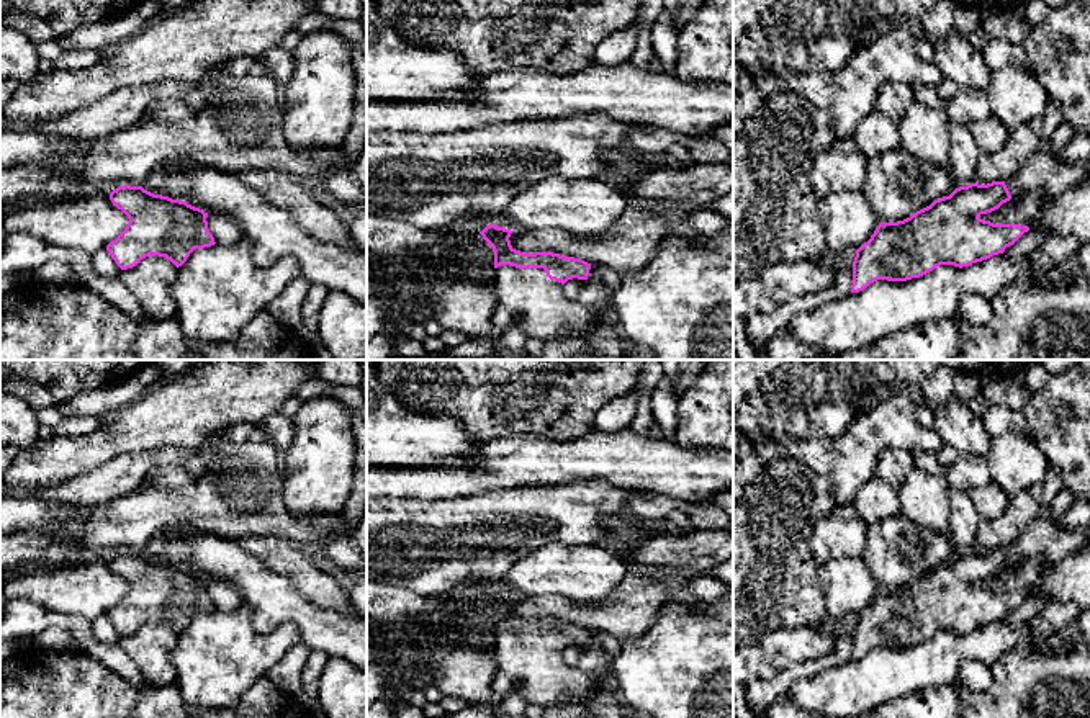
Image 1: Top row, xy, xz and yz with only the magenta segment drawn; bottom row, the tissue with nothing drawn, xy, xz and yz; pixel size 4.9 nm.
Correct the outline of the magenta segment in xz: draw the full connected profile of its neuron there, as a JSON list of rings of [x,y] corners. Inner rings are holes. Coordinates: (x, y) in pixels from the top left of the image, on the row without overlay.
[[[496,590],[480,599],[494,618],[493,702],[465,707],[444,718],[493,718],[509,693],[517,693],[527,705],[548,708],[565,700],[586,700],[597,690],[614,687],[612,656],[591,630],[553,618],[516,617],[509,607],[512,599]],[[573,644],[588,648],[578,666],[568,666],[563,659],[563,651]]]

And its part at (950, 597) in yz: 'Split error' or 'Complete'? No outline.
Split error

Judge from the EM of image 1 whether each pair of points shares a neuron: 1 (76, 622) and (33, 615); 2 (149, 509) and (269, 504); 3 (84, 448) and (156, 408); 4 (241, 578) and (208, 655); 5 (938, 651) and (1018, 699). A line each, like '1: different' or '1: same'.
1: same
2: same
3: same
4: different
5: different

